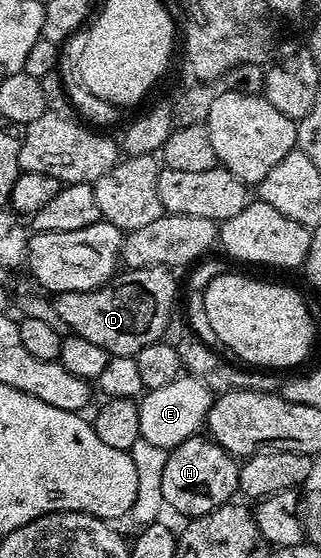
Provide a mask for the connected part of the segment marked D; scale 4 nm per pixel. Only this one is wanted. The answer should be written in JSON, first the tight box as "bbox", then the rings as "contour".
{"bbox":[52,267,178,357],"contour":[[[168,267],[125,269],[95,291],[58,291],[52,301],[72,334],[99,345],[110,356],[136,357],[139,349],[162,338],[168,319],[178,306],[177,279],[173,275],[176,274]]]}

